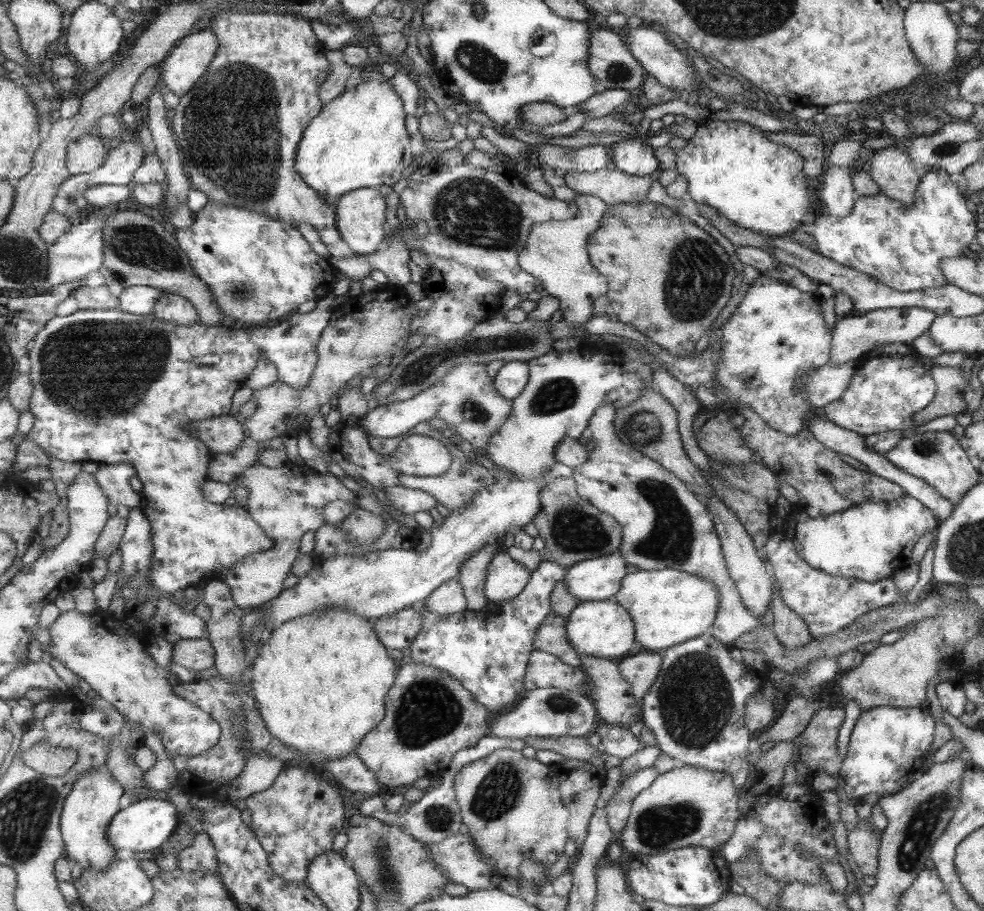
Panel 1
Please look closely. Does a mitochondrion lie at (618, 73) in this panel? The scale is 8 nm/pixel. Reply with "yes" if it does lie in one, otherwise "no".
yes

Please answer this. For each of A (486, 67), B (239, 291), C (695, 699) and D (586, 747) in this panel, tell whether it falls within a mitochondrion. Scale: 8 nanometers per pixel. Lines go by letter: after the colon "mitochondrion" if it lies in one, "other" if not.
A: mitochondrion
B: mitochondrion
C: mitochondrion
D: other

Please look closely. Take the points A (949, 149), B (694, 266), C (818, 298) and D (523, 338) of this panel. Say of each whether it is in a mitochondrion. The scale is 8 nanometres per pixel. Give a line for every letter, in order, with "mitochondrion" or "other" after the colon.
A: mitochondrion
B: mitochondrion
C: other
D: mitochondrion

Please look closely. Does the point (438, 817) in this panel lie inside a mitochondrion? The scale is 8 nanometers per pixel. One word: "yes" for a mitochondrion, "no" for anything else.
yes

